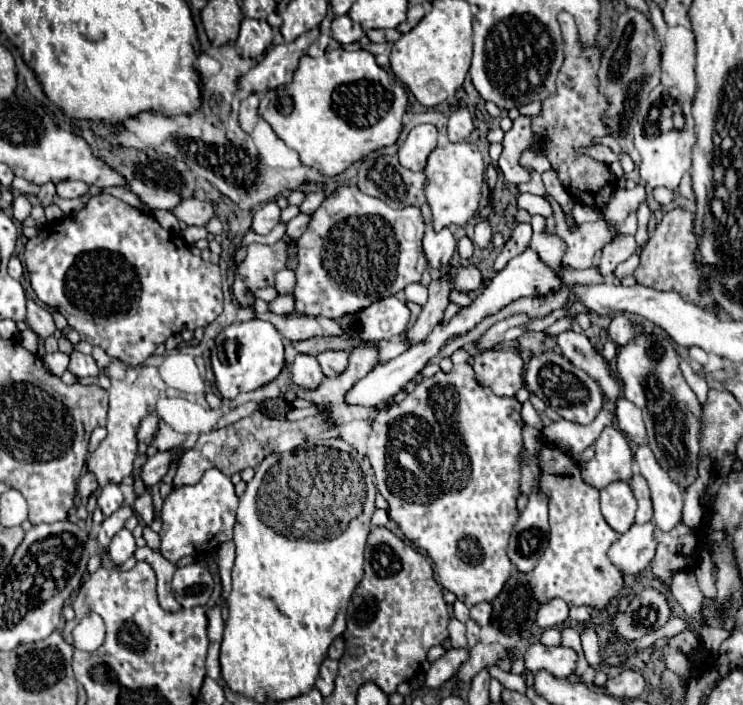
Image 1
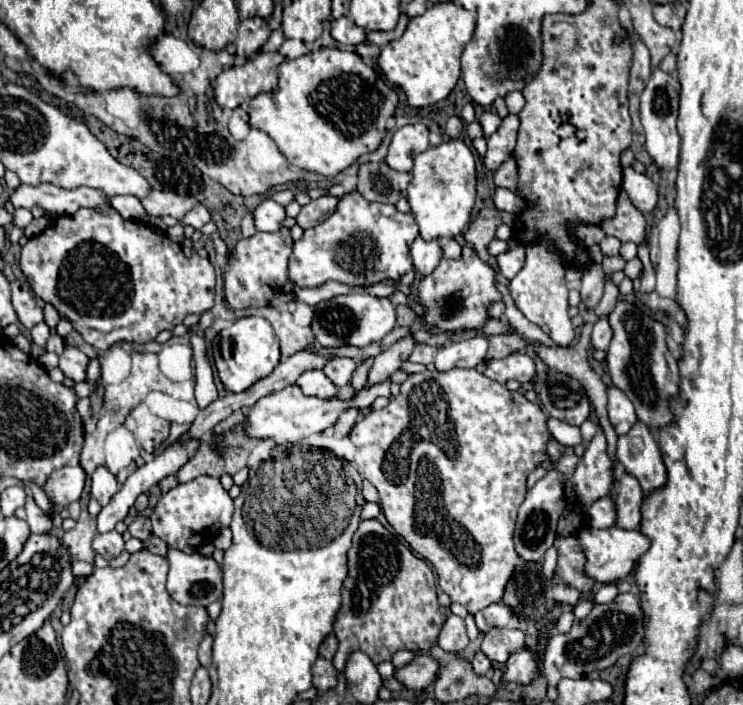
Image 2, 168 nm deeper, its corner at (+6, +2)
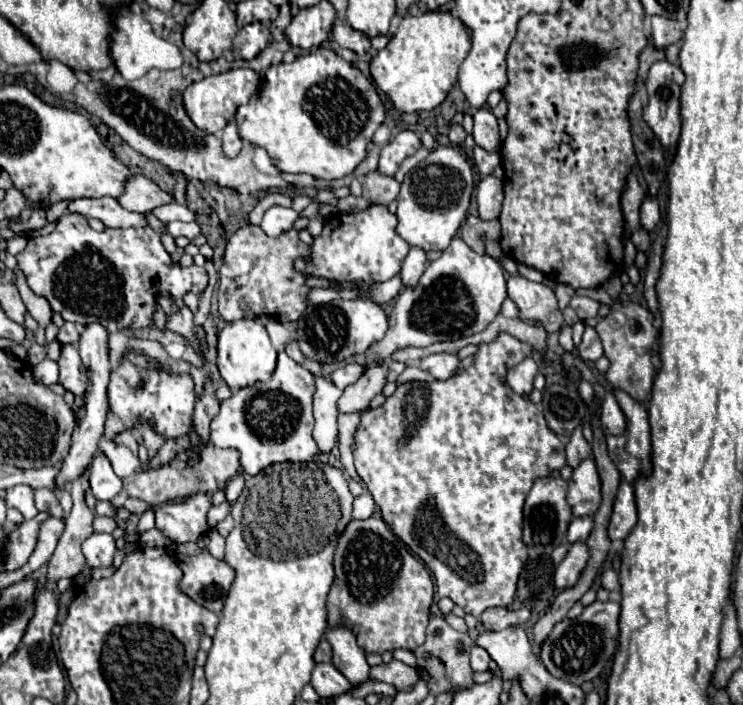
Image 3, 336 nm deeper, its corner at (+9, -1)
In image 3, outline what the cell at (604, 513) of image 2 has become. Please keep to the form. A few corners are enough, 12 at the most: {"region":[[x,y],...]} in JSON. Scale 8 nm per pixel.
{"region":[[593,516],[573,518],[567,540],[587,540],[593,530]]}

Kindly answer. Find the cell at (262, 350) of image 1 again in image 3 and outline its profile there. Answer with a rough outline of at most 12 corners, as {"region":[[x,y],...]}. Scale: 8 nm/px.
{"region":[[225,320],[217,368],[237,390],[269,380],[277,350],[265,326]]}

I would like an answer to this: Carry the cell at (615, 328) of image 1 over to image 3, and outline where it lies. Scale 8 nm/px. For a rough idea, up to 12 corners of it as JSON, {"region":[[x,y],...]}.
{"region":[[585,326],[579,344],[583,360],[603,356],[603,344],[593,326]]}

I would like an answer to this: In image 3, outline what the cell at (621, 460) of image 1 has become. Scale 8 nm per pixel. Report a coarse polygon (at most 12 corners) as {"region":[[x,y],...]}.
{"region":[[593,456],[571,474],[573,516],[595,514],[601,480]]}

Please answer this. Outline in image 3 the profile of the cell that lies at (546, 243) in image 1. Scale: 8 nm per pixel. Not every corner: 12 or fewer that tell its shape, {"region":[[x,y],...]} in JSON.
{"region":[[507,278],[521,320],[559,332],[563,310],[543,282]]}

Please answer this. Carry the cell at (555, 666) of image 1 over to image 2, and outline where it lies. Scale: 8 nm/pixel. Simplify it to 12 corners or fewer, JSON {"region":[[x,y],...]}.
{"region":[[530,649],[512,653],[502,683],[536,679],[538,661]]}

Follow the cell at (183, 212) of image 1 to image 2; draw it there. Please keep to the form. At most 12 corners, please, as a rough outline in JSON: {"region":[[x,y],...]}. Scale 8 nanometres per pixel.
{"region":[[158,191],[142,199],[148,215],[170,215],[182,219],[194,197],[174,191]]}

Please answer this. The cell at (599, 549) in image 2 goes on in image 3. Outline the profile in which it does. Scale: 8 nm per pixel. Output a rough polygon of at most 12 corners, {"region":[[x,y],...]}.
{"region":[[587,542],[571,544],[555,570],[559,590],[575,586],[587,568]]}

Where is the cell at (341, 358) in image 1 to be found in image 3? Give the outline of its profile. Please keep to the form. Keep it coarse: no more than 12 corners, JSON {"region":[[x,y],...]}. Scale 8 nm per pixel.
{"region":[[347,364],[331,374],[331,382],[345,390],[363,374],[363,366]]}

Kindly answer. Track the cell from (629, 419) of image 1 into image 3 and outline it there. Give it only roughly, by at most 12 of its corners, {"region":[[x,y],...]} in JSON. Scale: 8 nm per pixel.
{"region":[[613,392],[601,404],[601,424],[607,434],[625,432],[625,414]]}

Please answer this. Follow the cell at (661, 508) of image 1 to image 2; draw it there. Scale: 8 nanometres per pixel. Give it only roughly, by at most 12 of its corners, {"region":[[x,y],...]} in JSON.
{"region":[[642,421],[618,437],[618,461],[646,495],[666,483],[656,437]]}

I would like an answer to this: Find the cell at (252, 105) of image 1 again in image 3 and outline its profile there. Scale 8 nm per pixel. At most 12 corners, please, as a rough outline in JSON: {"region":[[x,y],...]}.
{"region":[[231,120],[221,134],[225,156],[237,156],[241,136]]}

